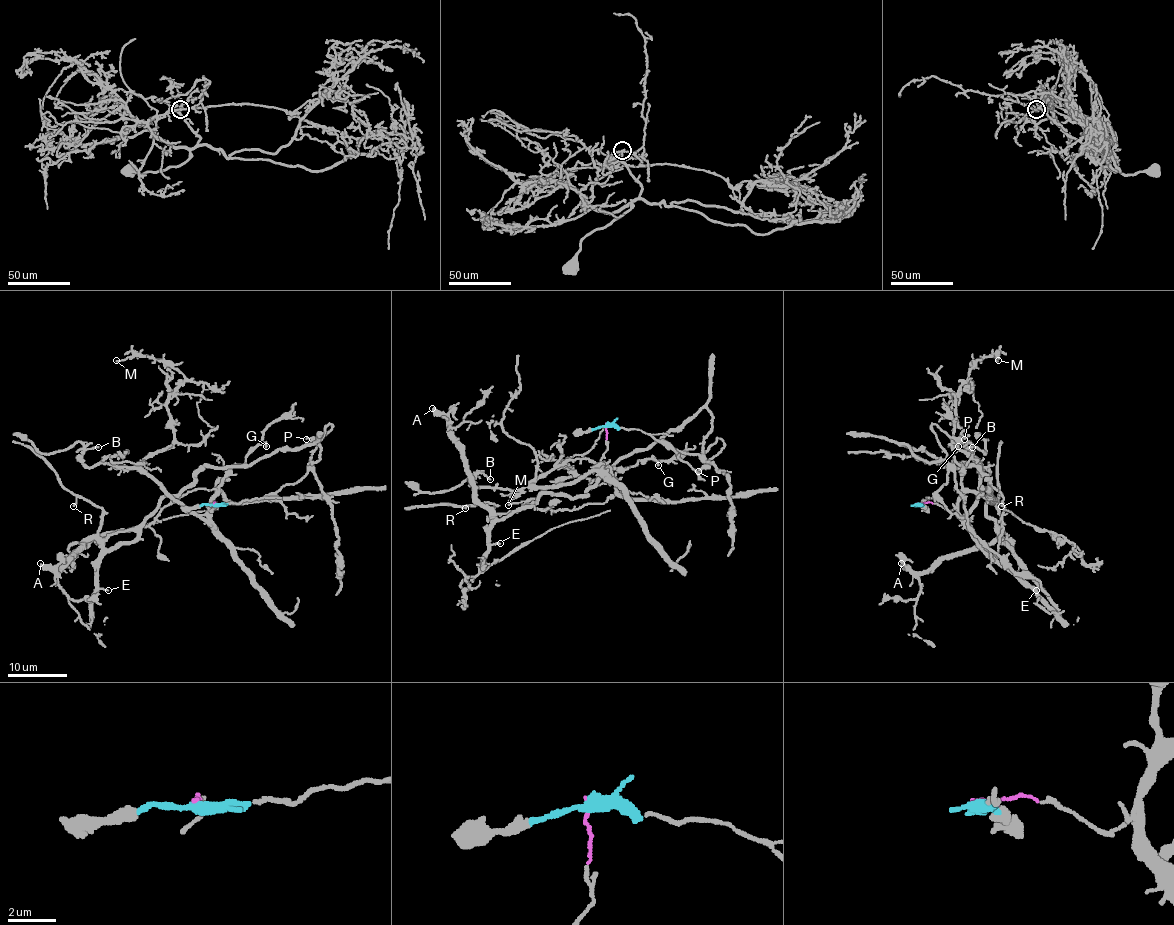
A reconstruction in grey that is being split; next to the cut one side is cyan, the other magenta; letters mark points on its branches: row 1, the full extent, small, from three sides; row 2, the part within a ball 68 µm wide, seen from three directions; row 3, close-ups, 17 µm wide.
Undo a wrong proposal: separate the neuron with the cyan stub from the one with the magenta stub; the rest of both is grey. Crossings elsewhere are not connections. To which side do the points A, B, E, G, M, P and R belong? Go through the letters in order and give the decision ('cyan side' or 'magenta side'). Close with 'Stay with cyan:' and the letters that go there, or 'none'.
A: cyan side
B: magenta side
E: cyan side
G: magenta side
M: magenta side
P: cyan side
R: cyan side
Stay with cyan: A, E, P, R

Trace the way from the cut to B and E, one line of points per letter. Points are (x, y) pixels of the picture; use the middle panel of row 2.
B: (606, 426), (607, 449), (601, 461), (570, 483), (508, 489), (480, 488), (474, 477), (481, 473), (490, 479)
E: (606, 426), (699, 454), (712, 415), (623, 455), (585, 495), (542, 494), (500, 518), (500, 543)

